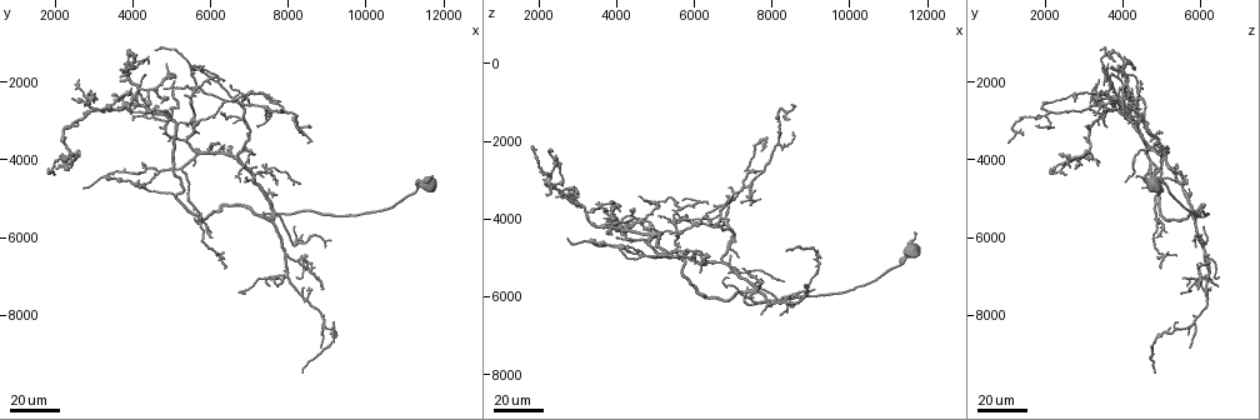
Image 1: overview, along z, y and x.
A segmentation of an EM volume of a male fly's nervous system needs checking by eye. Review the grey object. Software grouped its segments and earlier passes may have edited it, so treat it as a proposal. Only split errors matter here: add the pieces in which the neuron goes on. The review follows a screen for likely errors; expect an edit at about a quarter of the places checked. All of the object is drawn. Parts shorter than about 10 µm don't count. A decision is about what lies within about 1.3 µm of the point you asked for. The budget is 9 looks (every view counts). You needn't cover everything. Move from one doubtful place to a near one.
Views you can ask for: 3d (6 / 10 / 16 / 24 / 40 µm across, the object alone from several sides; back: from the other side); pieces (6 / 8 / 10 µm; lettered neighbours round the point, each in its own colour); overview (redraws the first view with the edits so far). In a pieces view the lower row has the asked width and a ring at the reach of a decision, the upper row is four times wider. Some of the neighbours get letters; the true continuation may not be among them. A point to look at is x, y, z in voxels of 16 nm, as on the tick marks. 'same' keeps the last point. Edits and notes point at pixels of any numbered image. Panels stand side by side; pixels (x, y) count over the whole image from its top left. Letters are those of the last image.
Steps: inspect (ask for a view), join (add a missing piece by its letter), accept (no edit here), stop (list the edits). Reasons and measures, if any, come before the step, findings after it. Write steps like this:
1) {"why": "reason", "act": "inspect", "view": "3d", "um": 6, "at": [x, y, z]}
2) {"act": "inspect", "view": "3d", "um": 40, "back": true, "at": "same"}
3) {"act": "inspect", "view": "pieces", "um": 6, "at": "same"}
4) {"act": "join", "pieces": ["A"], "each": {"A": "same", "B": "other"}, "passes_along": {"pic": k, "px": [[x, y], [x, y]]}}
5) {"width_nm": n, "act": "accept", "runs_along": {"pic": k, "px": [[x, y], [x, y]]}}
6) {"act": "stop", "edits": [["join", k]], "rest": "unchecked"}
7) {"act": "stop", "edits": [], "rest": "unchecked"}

{"act": "inspect", "view": "3d", "um": 24, "at": [11650, 4500, 4400]}

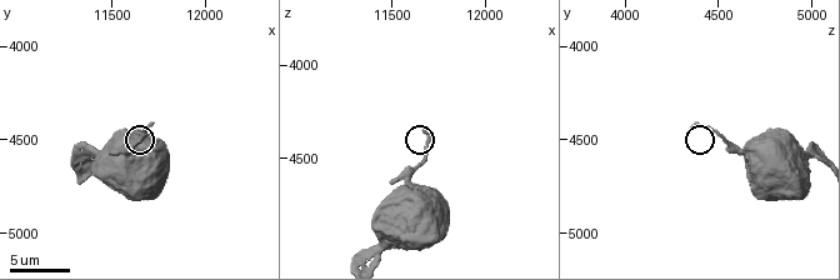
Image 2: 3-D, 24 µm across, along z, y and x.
{"act": "inspect", "view": "pieces", "um": 8, "at": [11680, 4440, 4360]}

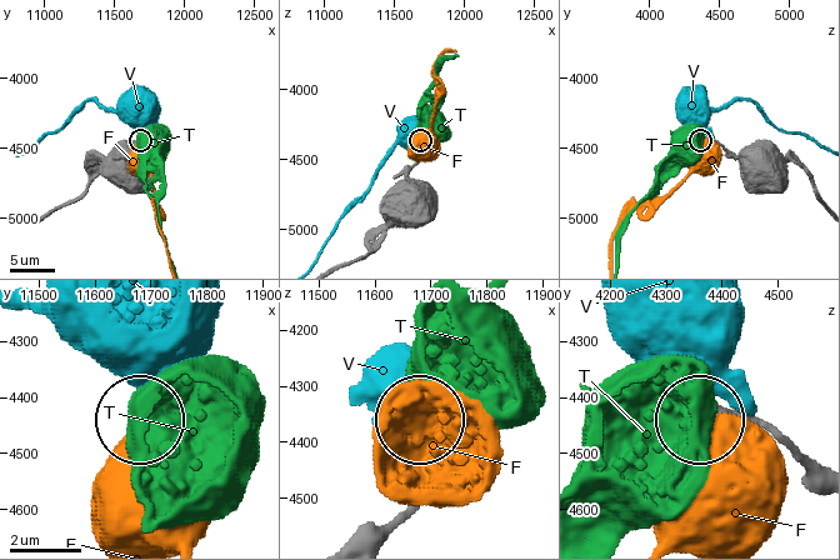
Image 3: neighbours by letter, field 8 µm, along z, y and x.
{"act": "accept", "each": {"F": "other", "T": "other", "V": "other"}, "found": "none of them fits"}

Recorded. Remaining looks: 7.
{"why": "free end", "act": "inspect", "view": "3d", "um": 24, "at": [7750, 2550, 2700]}

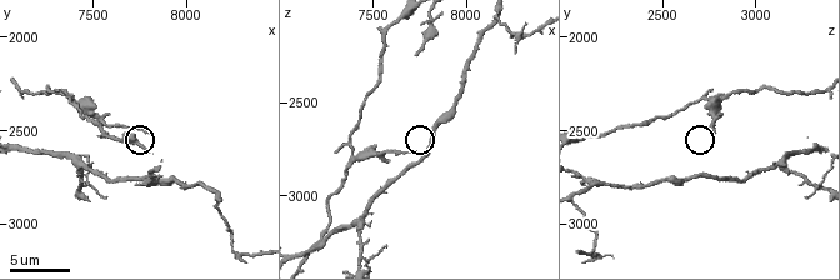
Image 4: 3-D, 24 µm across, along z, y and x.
{"act": "inspect", "view": "pieces", "um": 10, "at": [7800, 2520, 2780]}

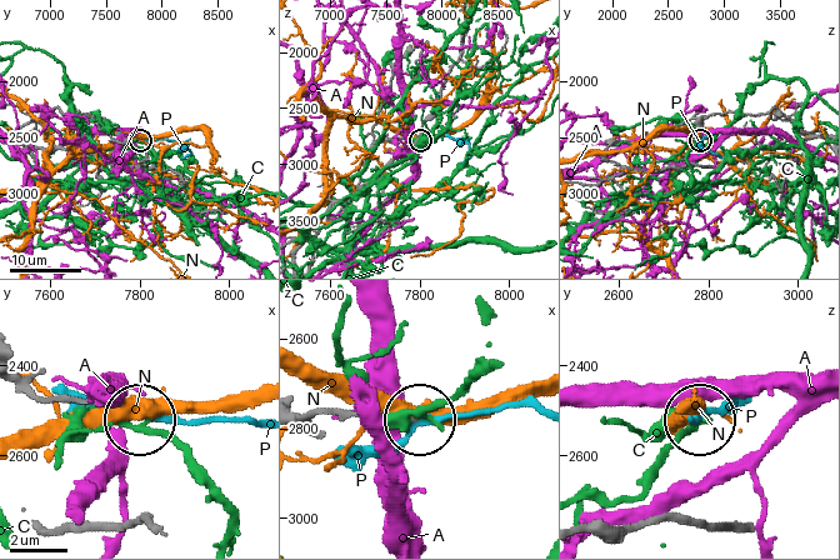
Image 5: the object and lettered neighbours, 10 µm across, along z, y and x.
{"act": "accept", "each": {"A": "other", "C": "other", "N": "other", "P": "other"}, "found": "no lettered piece goes on from it"}

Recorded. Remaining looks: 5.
{"why": "an open end", "act": "inspect", "view": "3d", "um": 40, "at": [4100, 1500, 3750]}

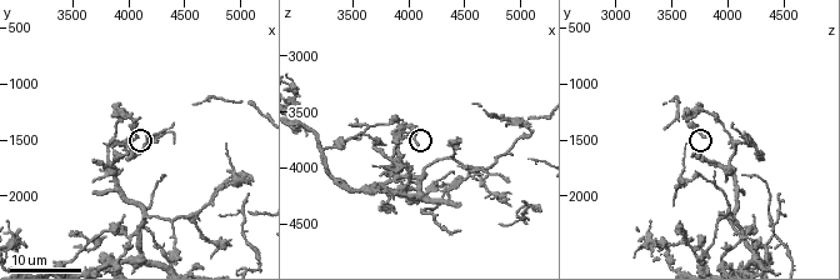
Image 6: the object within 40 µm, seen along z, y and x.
{"act": "inspect", "view": "pieces", "um": 8, "at": [4080, 1480, 3800]}

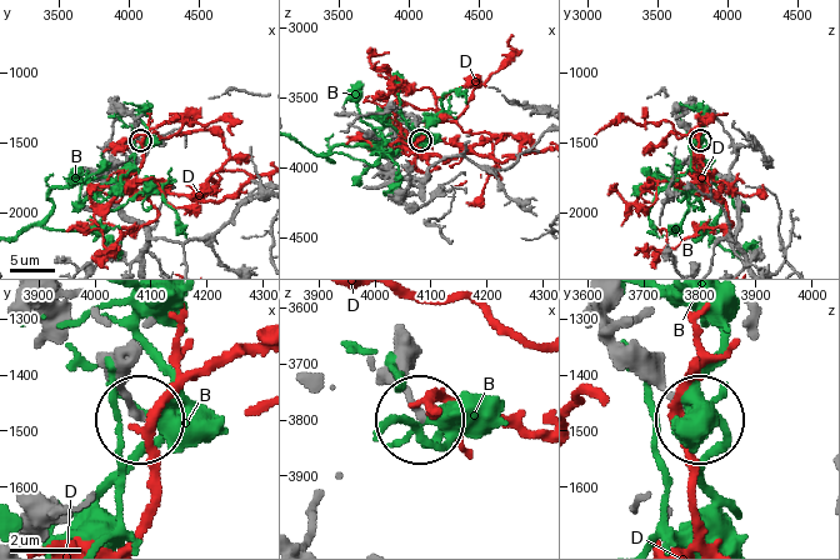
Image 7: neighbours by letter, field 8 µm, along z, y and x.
{"act": "accept", "each": {"B": "other", "D": "other"}, "found": "none of them fits"}

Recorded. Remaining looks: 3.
{"why": "free end", "act": "inspect", "view": "3d", "um": 24, "at": [3680, 1660, 3800]}

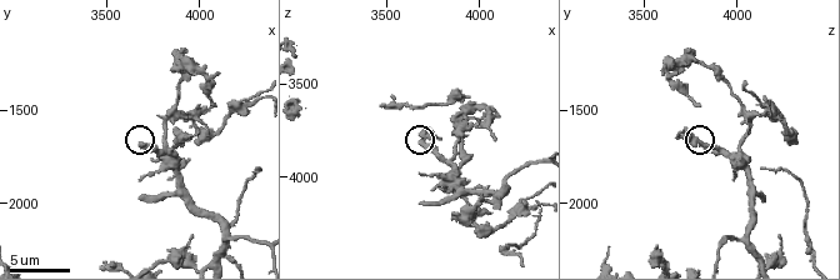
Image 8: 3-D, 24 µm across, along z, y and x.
{"act": "inspect", "view": "pieces", "um": 10, "at": [3680, 1700, 3820]}

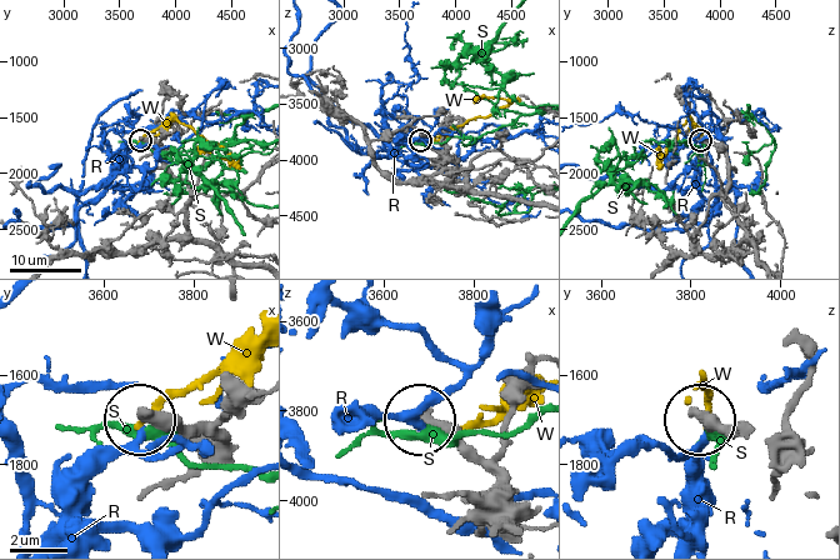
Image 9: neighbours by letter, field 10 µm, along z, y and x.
{"act": "accept", "each": {"R": "other", "S": "other", "W": "other"}, "found": "no lettered piece goes on from it"}

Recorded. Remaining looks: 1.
{"why": "branch stops here", "act": "inspect", "view": "pieces", "um": 10, "at": [3680, 1960, 4140]}

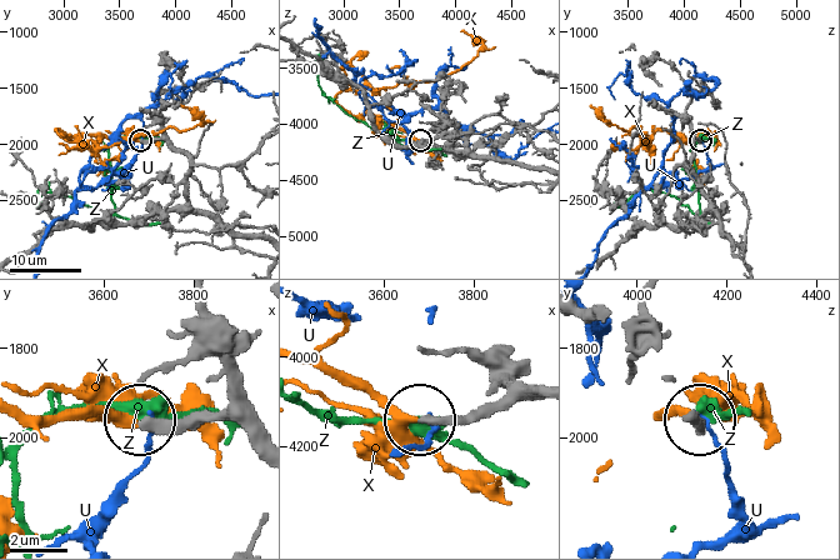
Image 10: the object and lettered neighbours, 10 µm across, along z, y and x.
{"act": "join", "pieces": ["X"], "each": {"U": "other", "X": "same", "Z": "other"}, "passes_along": {"pic": 10, "px": [[216, 418], [125, 425], [25, 413]]}, "found": "it goes on there"}

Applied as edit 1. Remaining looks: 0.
{"act": "stop", "edits": [["join", 10]], "rest": "unchecked"}

